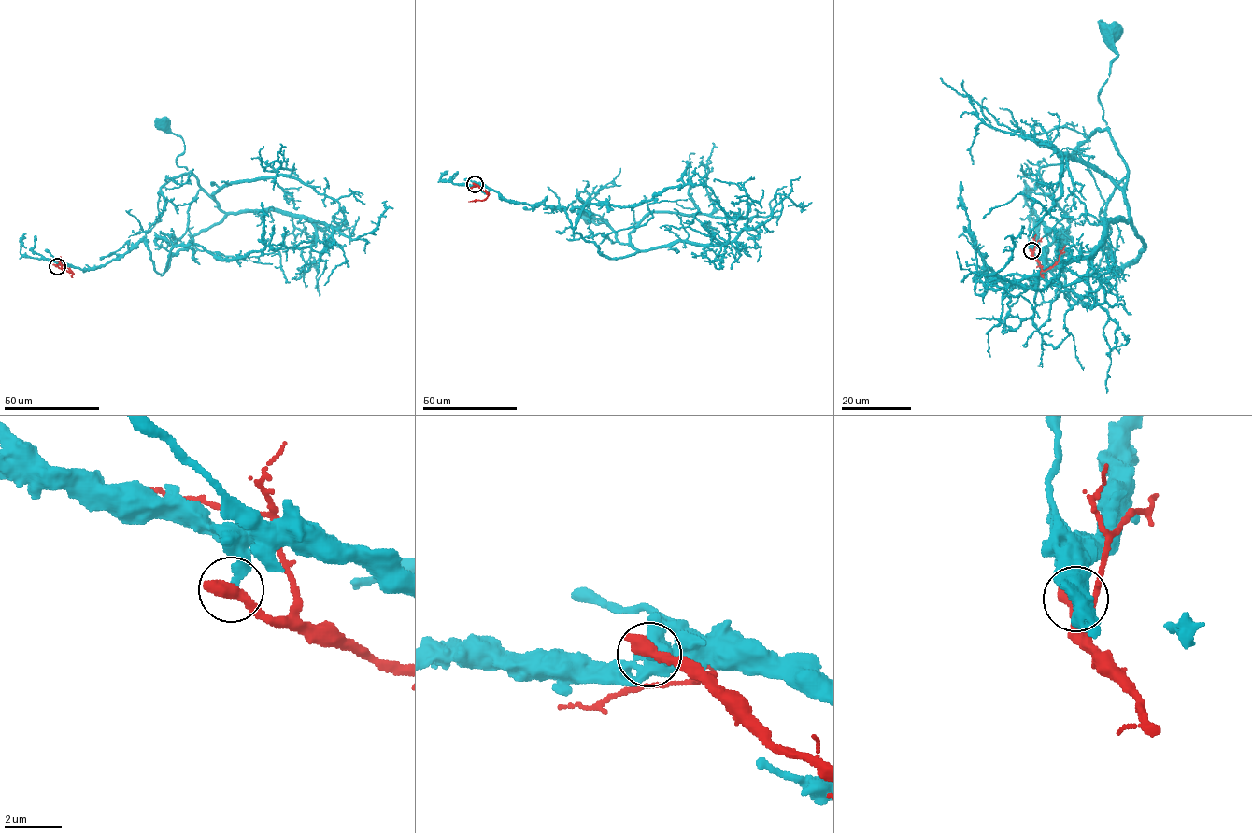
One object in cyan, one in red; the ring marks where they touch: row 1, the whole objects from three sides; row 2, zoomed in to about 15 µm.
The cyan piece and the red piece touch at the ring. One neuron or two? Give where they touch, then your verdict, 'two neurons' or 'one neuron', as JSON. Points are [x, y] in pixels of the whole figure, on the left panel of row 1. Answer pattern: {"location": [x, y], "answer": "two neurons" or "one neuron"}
{"location": [57, 266], "answer": "two neurons"}

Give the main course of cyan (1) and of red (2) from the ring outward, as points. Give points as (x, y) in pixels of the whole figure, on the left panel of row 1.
1: (57, 266), (95, 268), (144, 241), (162, 275), (223, 217), (177, 164), (184, 141), (163, 124)
2: (57, 266), (73, 273), (61, 264), (52, 264)

